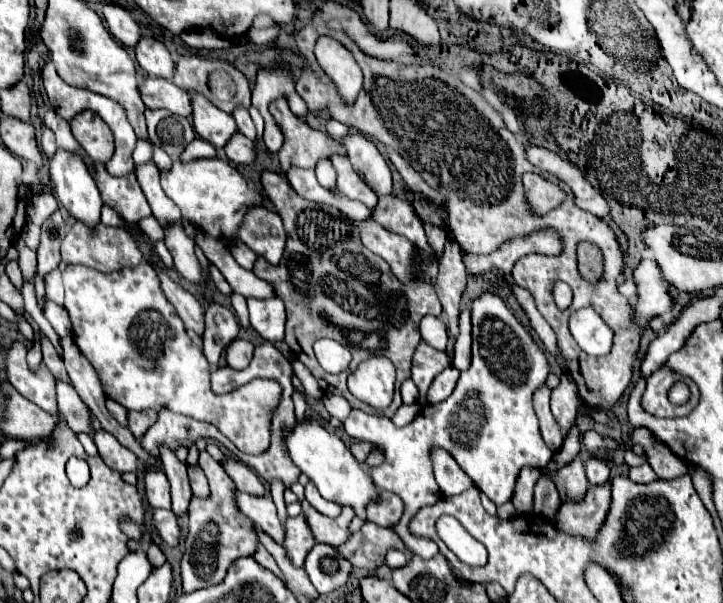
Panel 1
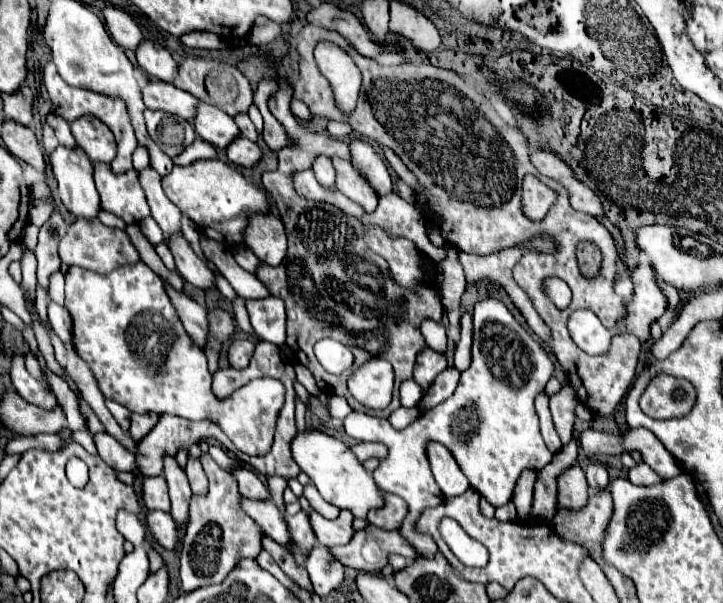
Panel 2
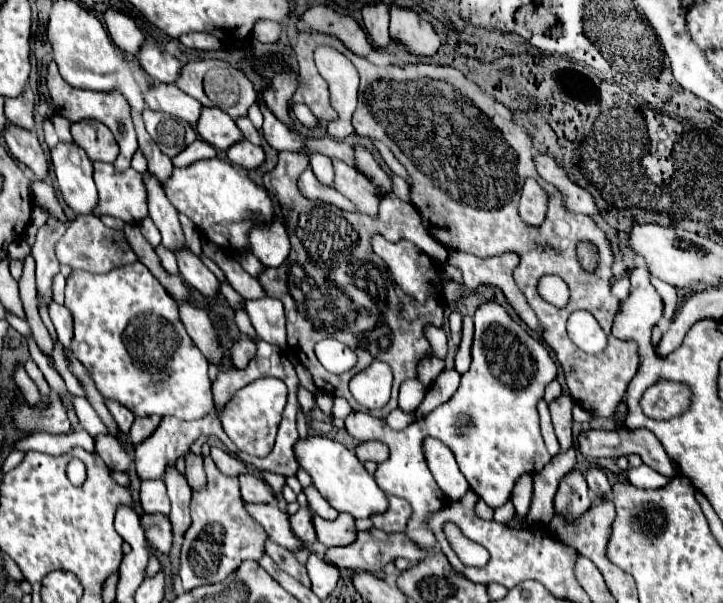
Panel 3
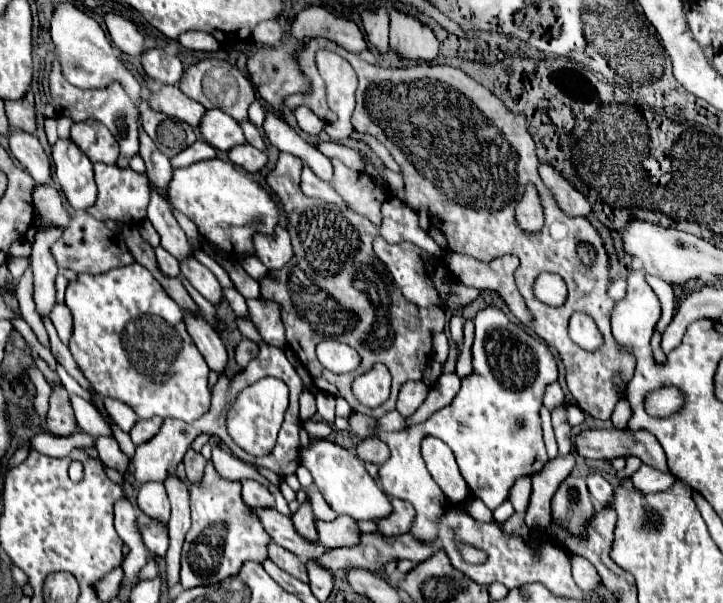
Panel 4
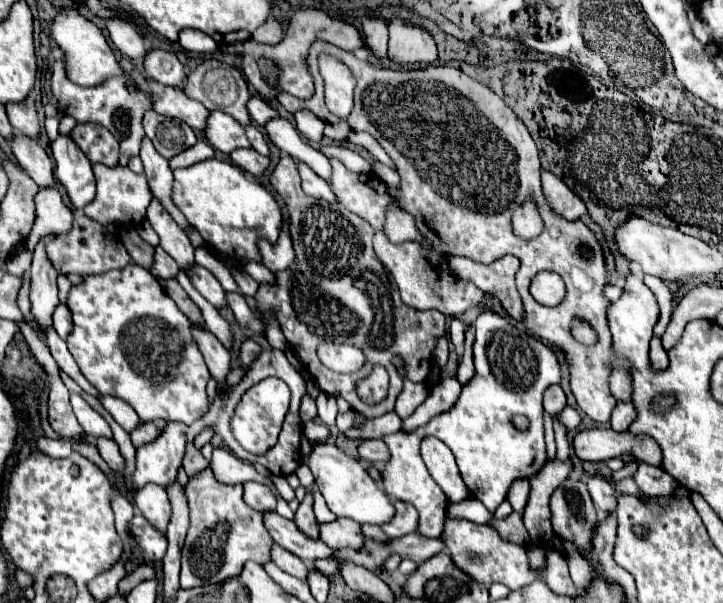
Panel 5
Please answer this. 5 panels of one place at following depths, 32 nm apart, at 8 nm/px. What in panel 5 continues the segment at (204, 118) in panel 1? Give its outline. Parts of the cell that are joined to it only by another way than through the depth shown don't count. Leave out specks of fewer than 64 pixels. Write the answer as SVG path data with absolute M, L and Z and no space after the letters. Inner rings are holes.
M220 110L210 112L204 134L210 140L210 146L214 146L226 154L230 154L236 148L250 148L244 126L238 124L234 118L228 118L228 114L224 114Z

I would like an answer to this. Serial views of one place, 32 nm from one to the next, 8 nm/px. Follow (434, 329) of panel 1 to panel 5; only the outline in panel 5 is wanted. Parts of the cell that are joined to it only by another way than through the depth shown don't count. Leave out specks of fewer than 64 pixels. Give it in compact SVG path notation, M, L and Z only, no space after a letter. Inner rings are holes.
M442 338L438 342L438 350L434 352L434 362L438 364L438 368L444 368L446 362L448 362L448 340Z

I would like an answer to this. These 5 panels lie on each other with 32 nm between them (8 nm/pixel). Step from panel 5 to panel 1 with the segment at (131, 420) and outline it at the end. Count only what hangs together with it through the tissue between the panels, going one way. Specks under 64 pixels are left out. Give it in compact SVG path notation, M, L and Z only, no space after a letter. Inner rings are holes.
M110 398L106 400L106 408L110 410L110 414L118 420L118 422L128 422L128 410L124 406L120 406L118 402L112 402Z

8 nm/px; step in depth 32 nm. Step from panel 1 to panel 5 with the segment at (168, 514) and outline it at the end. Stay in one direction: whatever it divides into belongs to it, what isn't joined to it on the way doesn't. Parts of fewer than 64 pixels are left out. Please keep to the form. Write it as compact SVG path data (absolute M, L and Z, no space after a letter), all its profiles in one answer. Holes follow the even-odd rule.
M134 514L132 522L128 524L132 538L136 538L136 546L140 546L140 558L144 558L144 564L156 564L158 560L162 560L162 556L166 554L166 538L154 530L142 514Z

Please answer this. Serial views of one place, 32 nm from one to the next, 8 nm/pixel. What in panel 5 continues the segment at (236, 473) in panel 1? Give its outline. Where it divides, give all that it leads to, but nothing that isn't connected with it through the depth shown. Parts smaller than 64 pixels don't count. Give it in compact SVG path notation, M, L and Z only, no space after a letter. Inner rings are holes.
M246 482L244 484L244 500L250 508L258 512L274 512L276 510L276 494L260 482Z

